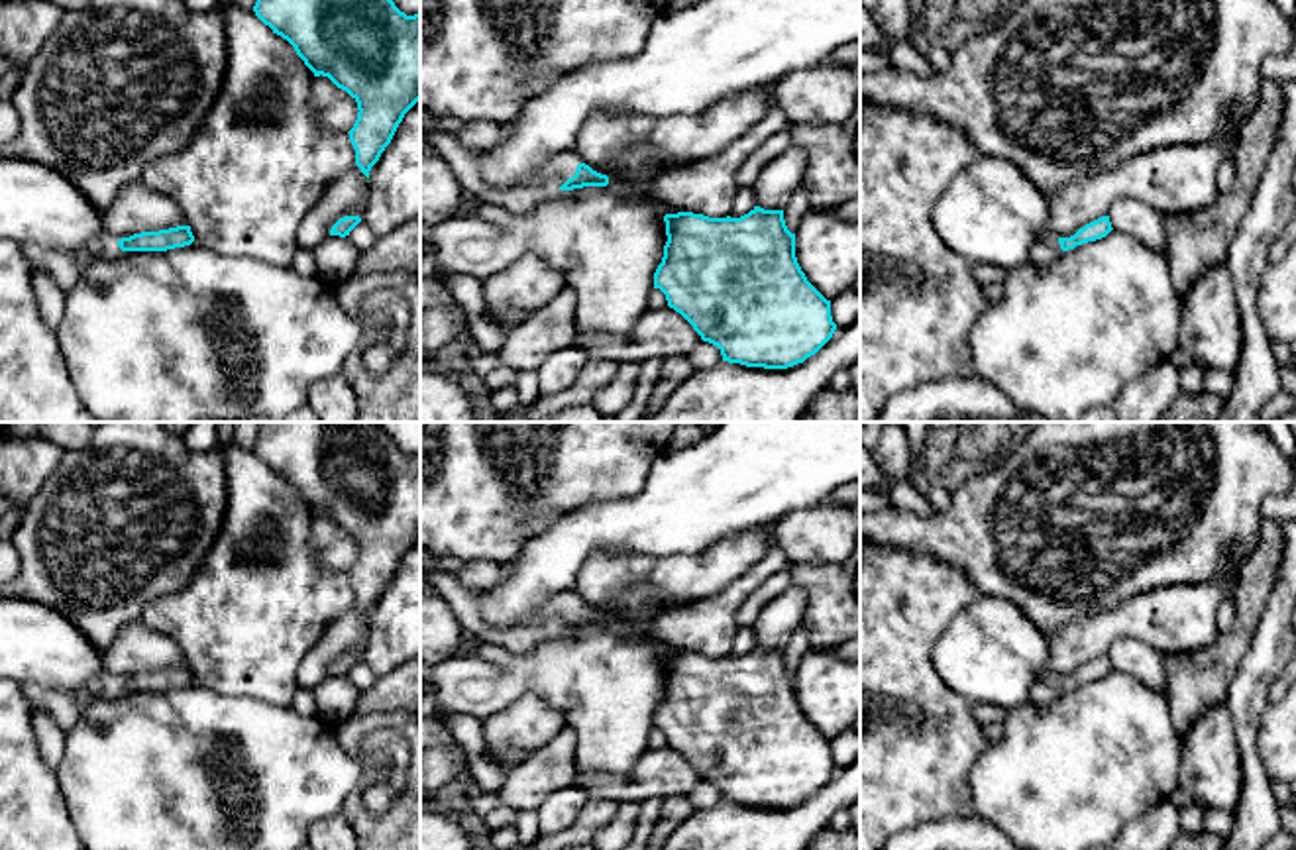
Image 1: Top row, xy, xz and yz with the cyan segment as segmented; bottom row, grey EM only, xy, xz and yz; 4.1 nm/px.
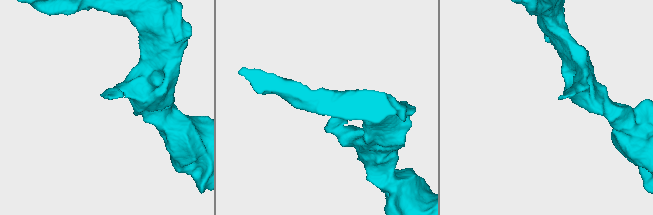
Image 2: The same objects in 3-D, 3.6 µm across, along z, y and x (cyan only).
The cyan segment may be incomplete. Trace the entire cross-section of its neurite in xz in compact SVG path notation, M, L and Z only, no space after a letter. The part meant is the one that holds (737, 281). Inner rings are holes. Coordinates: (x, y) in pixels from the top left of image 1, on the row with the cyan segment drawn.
M754 206L748 214L740 218L709 218L693 212L666 214L666 236L664 257L654 273L654 289L666 294L668 306L679 312L703 342L709 342L721 349L723 361L740 363L746 367L764 369L787 369L803 363L807 357L815 355L835 334L837 324L831 316L831 300L827 300L805 277L795 257L795 234L791 234L783 220L783 210L764 210Z

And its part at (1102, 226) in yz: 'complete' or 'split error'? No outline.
split error

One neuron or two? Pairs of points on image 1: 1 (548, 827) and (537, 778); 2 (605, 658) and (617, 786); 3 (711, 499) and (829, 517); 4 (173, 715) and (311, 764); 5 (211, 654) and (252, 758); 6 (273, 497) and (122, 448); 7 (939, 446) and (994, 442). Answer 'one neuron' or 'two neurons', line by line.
1: two neurons
2: two neurons
3: two neurons
4: one neuron
5: two neurons
6: two neurons
7: one neuron

